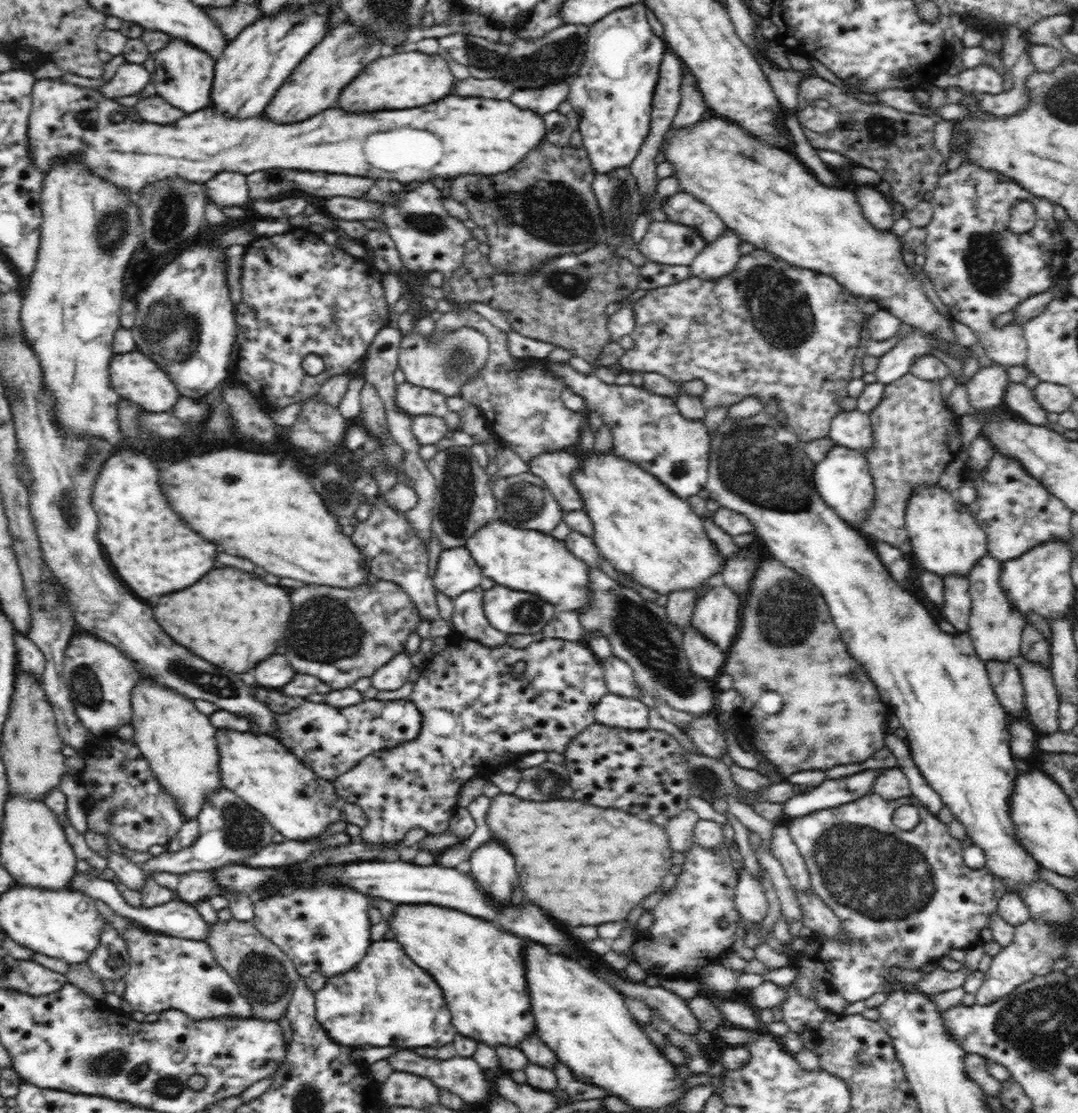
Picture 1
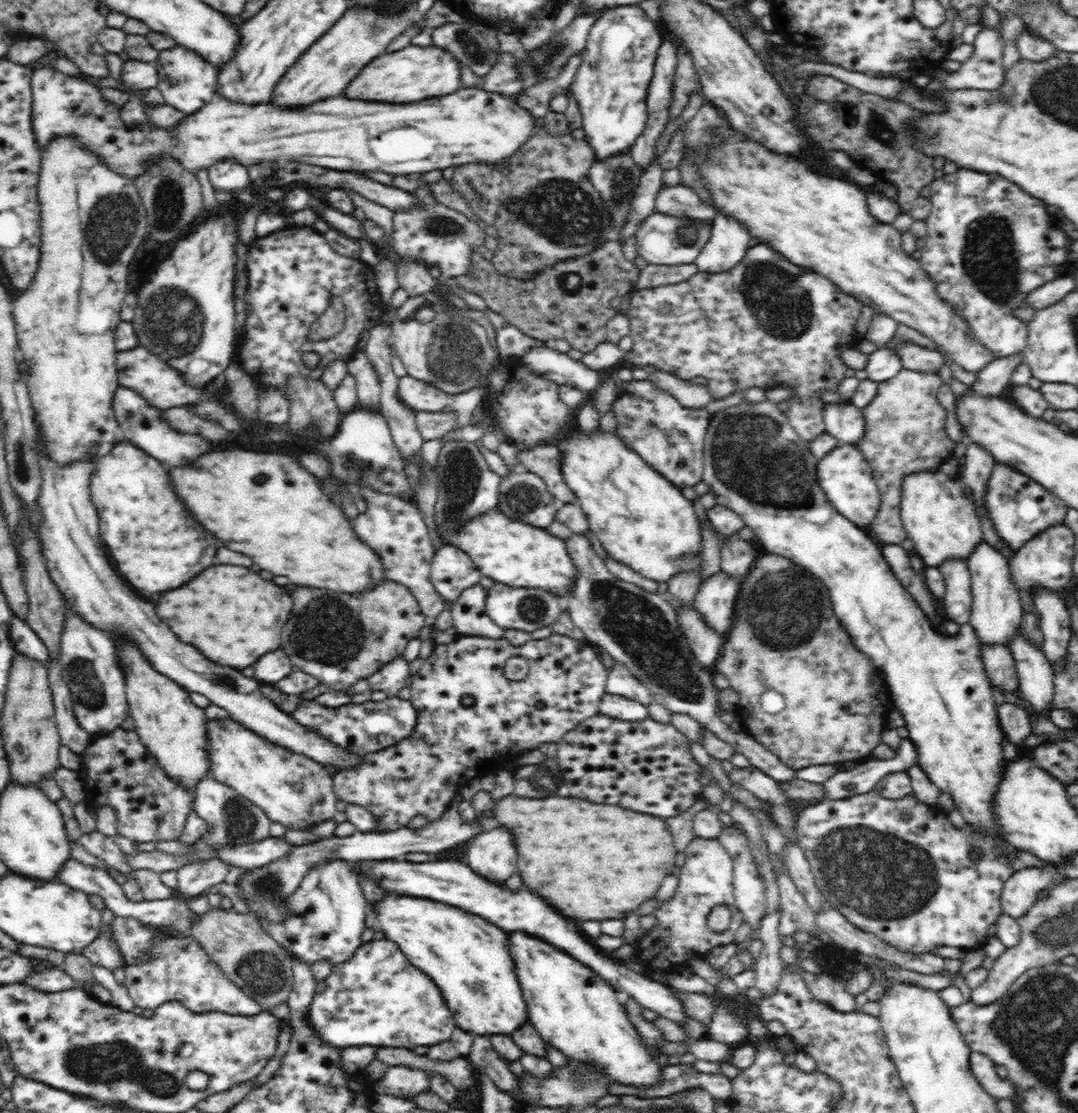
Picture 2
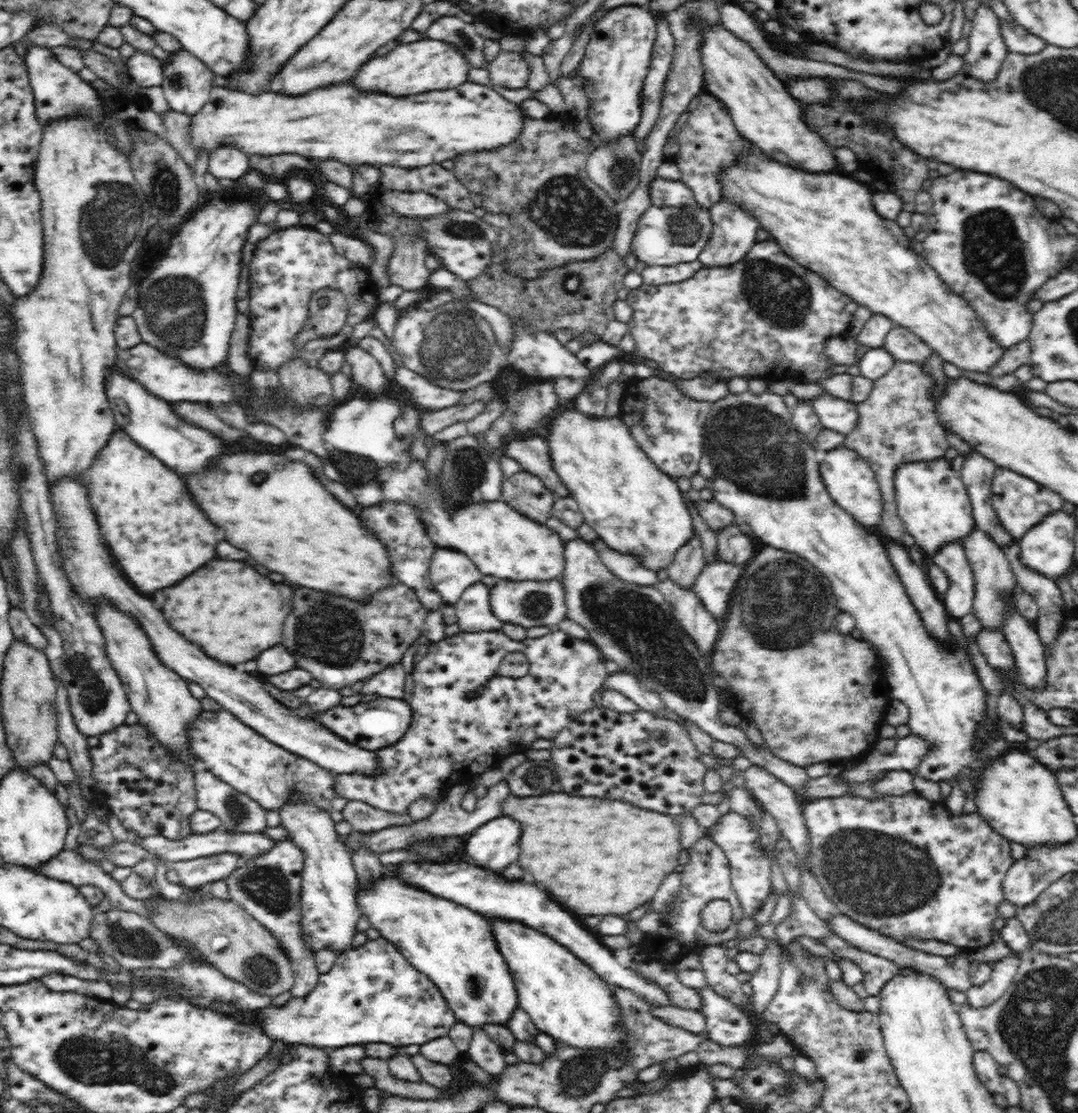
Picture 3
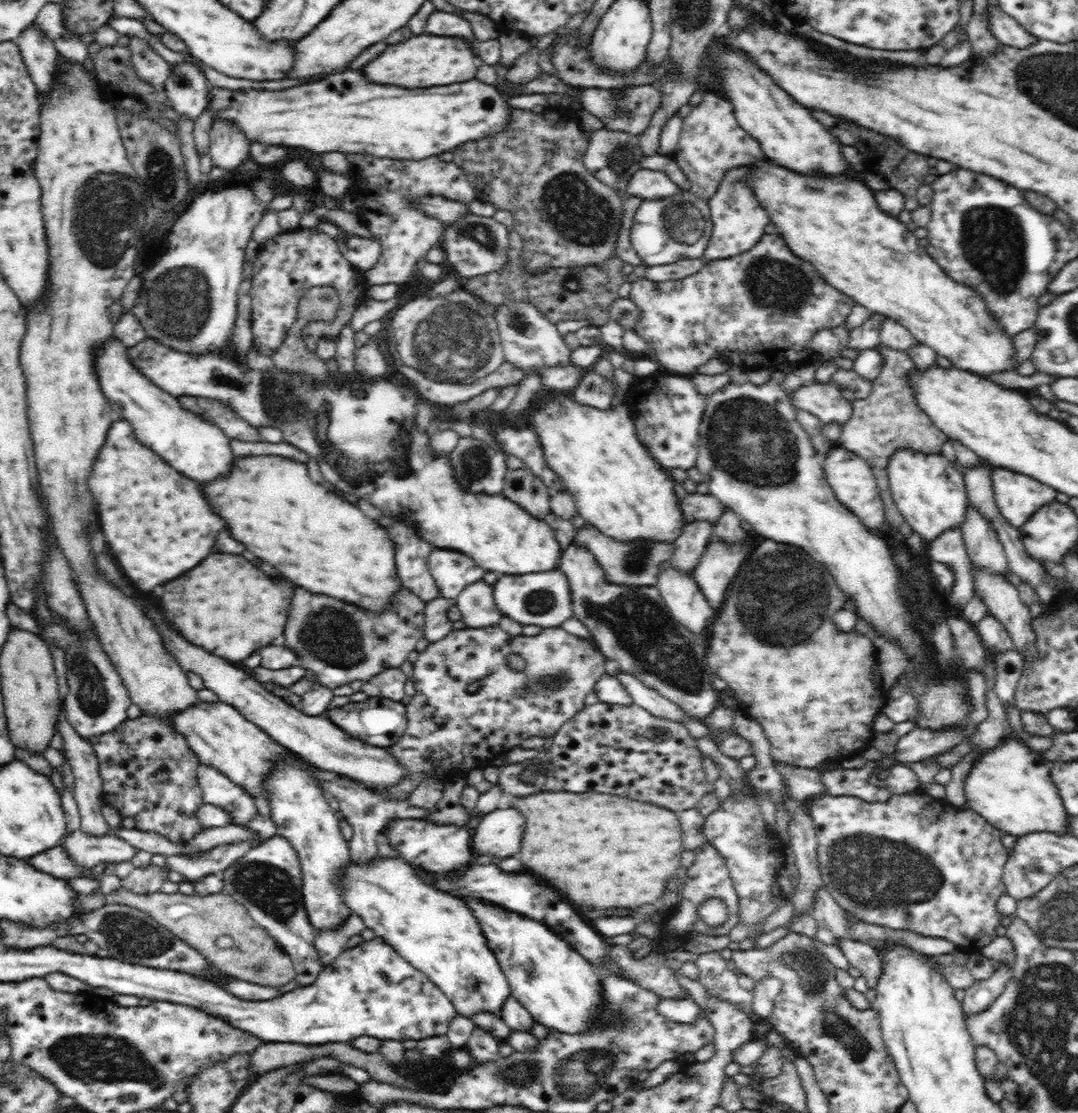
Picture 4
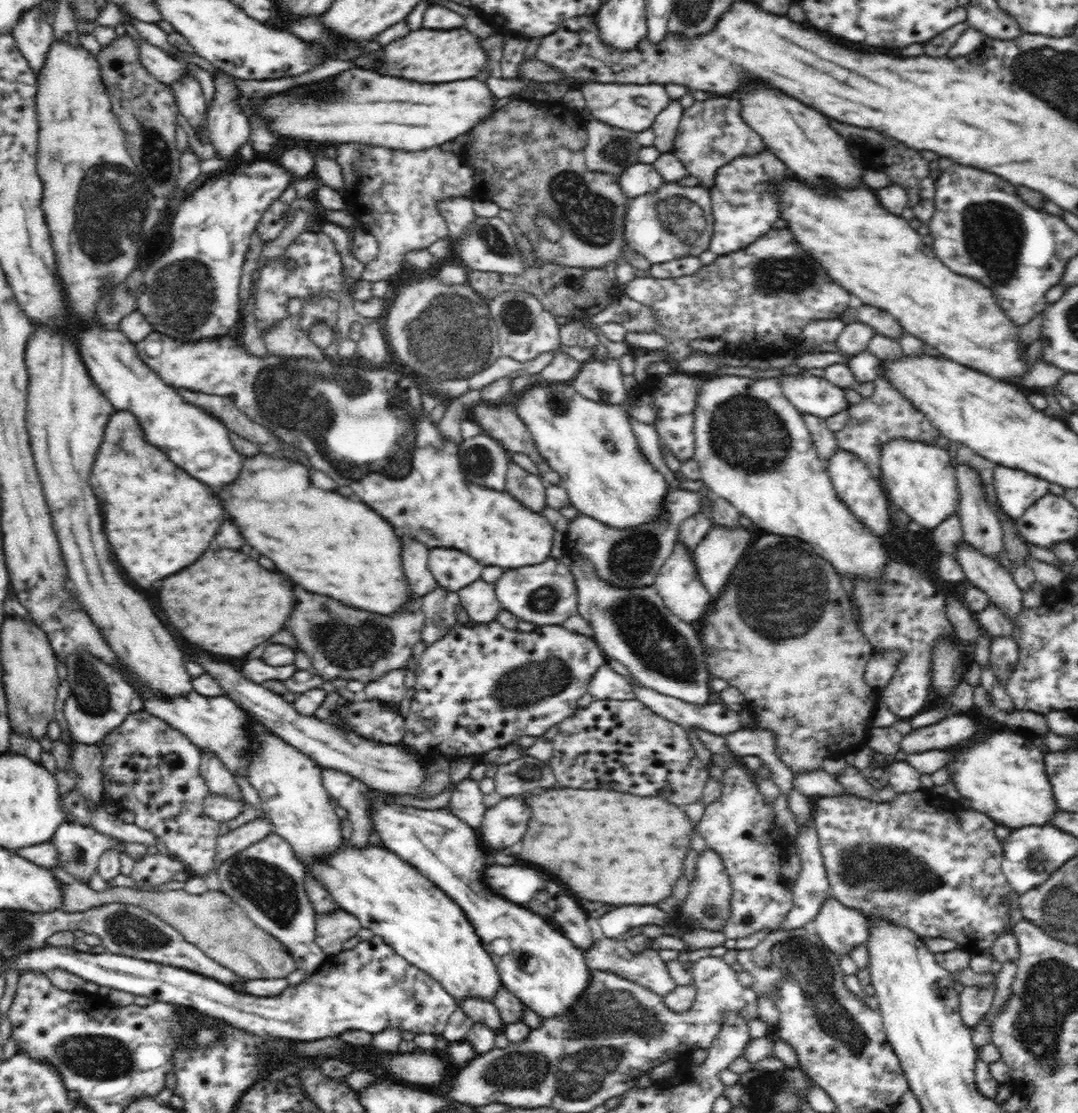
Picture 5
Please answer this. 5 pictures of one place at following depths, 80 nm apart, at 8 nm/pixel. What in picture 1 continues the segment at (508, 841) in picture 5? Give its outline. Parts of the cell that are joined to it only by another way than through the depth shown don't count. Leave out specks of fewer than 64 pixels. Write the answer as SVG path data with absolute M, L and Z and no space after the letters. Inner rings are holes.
M490 840L471 854L472 876L484 894L490 894L498 906L508 906L518 874L512 854L498 842Z

